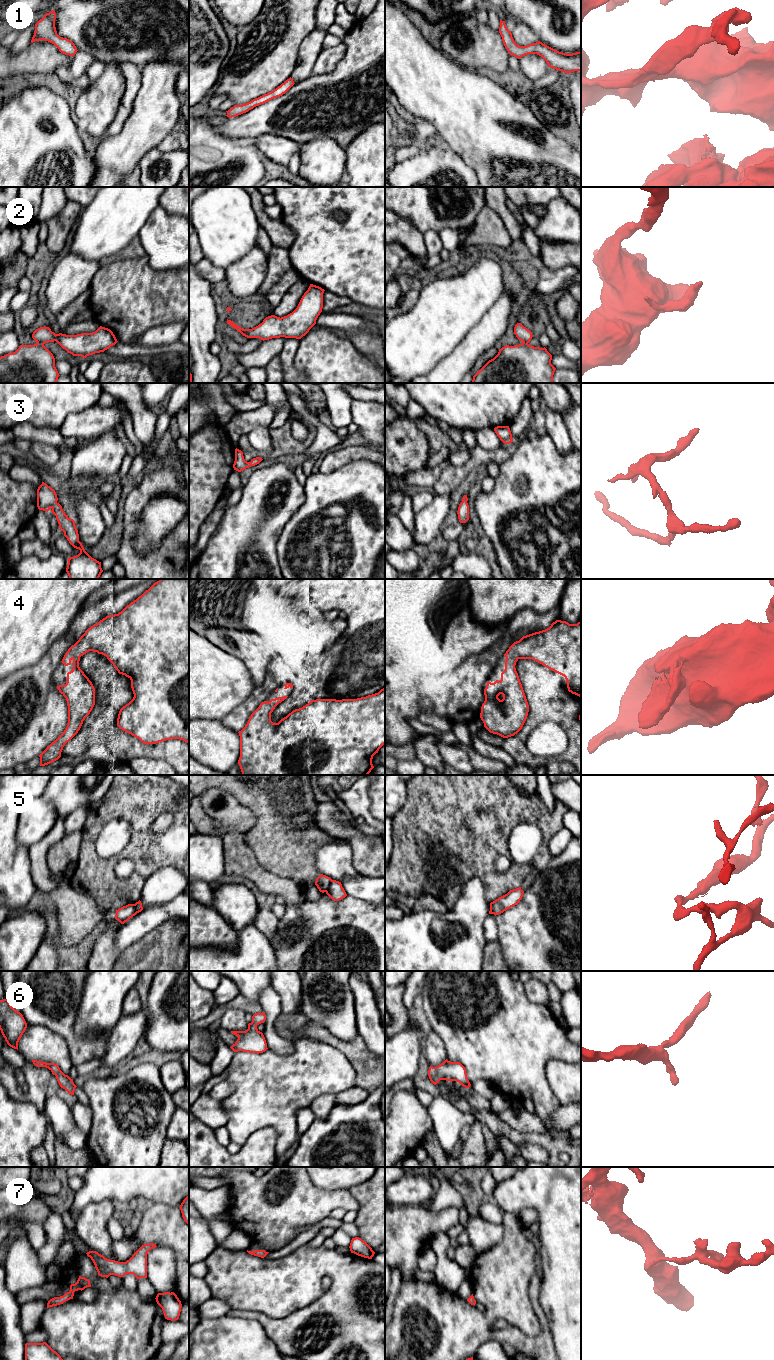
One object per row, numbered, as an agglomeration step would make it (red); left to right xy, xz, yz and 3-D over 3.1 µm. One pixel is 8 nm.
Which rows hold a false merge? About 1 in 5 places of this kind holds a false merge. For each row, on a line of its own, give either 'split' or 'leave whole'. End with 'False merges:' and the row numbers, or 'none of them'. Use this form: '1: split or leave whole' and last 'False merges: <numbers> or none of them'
1: leave whole
2: split
3: leave whole
4: leave whole
5: split
6: leave whole
7: leave whole
False merges: 2, 5

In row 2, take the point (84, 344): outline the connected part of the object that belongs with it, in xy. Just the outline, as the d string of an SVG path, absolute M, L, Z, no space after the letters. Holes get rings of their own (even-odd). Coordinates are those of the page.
M44 326L36 329L32 338L40 344L56 341L68 353L83 358L104 352L118 342L113 332L102 326L95 332L77 335L55 334L49 327Z

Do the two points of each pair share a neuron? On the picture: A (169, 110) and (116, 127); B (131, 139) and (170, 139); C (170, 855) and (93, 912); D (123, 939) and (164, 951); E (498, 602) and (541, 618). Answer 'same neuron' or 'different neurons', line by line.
A: different neurons
B: different neurons
C: different neurons
D: different neurons
E: different neurons

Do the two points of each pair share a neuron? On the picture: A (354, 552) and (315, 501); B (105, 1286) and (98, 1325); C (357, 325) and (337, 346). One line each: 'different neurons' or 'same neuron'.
A: same neuron
B: different neurons
C: different neurons

